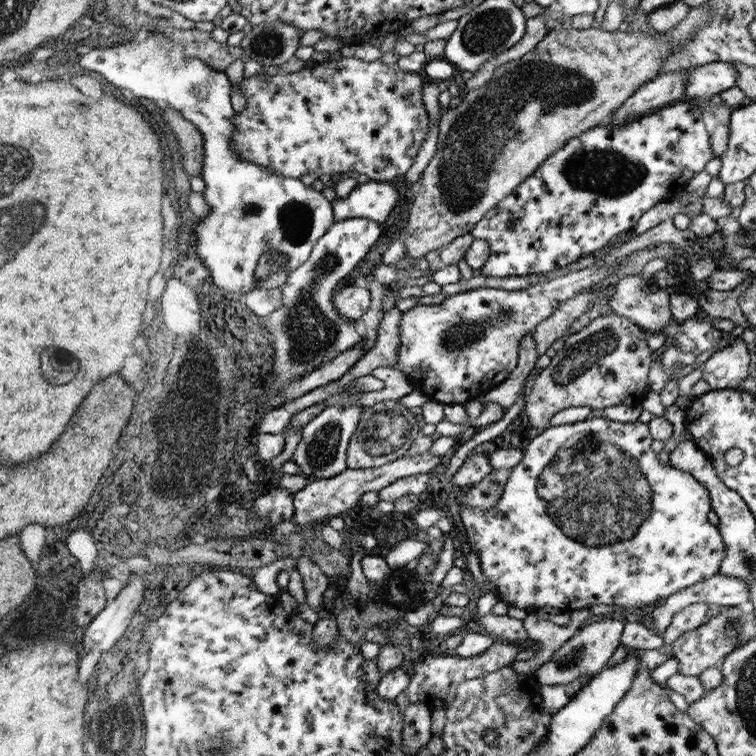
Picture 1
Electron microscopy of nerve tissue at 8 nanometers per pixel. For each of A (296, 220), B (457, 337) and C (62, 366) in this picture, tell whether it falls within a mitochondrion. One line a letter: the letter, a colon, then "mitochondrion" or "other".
A: mitochondrion
B: mitochondrion
C: mitochondrion

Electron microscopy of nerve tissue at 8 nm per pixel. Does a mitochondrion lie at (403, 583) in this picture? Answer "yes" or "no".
no

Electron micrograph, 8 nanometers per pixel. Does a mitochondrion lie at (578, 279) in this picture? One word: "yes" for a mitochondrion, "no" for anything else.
no

